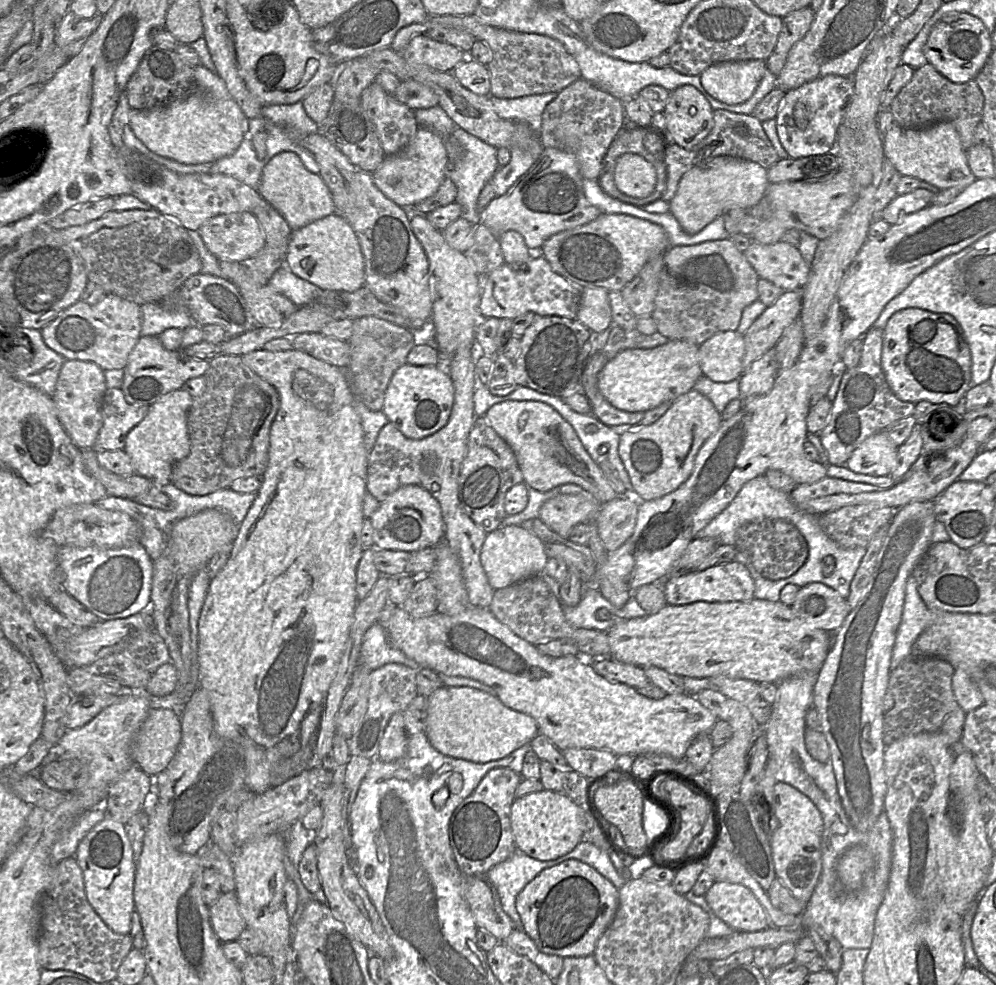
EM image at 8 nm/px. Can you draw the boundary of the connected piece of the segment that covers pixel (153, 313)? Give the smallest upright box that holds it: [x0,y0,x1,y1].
[141,302,194,336]

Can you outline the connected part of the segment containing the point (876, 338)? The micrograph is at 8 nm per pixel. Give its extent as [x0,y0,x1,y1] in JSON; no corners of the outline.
[818,328,915,465]

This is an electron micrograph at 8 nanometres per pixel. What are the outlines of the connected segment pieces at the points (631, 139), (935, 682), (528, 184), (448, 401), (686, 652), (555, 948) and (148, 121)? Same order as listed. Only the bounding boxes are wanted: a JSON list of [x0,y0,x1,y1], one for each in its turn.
[[600,126,666,206],[883,654,966,745],[480,148,602,251],[381,363,454,439],[607,600,832,683],[515,859,619,958],[129,64,248,164]]

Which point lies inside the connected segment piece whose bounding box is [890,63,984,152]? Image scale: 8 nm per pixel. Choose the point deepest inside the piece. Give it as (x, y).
(928, 98)

